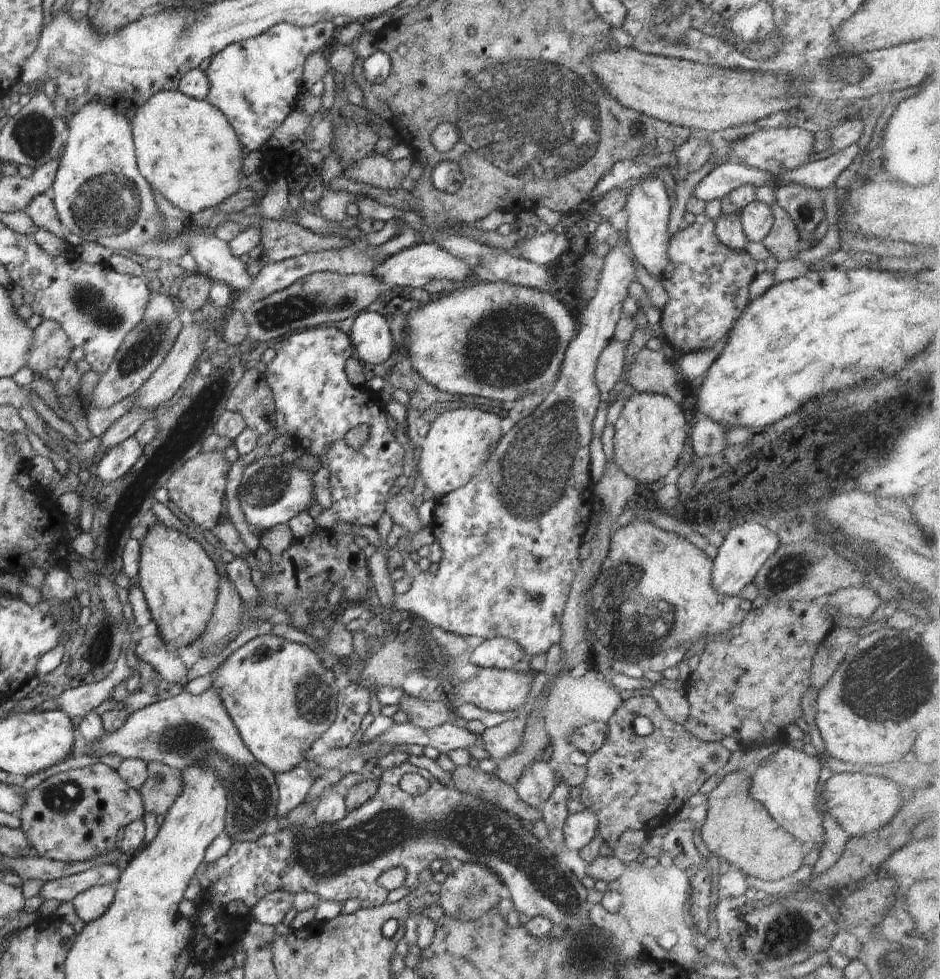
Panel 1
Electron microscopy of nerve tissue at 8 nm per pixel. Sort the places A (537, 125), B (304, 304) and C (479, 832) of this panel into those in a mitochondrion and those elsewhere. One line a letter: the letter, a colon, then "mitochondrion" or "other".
A: mitochondrion
B: mitochondrion
C: mitochondrion

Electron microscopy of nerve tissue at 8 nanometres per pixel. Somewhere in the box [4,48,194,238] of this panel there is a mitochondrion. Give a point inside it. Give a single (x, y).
(35, 133)

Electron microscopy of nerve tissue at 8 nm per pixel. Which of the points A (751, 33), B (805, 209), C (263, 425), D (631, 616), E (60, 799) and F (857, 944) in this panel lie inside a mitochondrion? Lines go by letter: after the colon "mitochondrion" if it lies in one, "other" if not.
A: mitochondrion
B: mitochondrion
C: other
D: mitochondrion
E: mitochondrion
F: other

